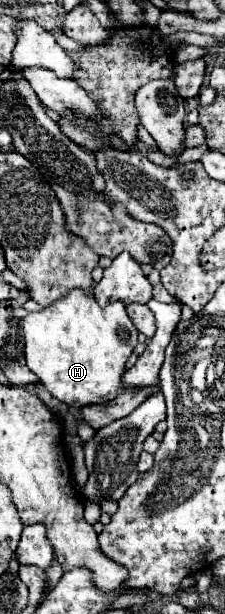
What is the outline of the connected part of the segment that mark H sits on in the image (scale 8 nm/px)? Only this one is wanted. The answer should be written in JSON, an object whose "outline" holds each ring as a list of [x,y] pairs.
{"outline":[[[80,289],[48,305],[44,311],[28,313],[28,317],[22,319],[22,331],[26,339],[24,357],[28,369],[38,377],[38,381],[52,397],[66,403],[68,407],[78,409],[86,405],[108,403],[118,395],[122,373],[126,371],[126,361],[138,343],[138,331],[126,315],[126,307],[120,301],[114,301],[106,305],[106,309],[102,309],[92,295],[84,295]]]}

